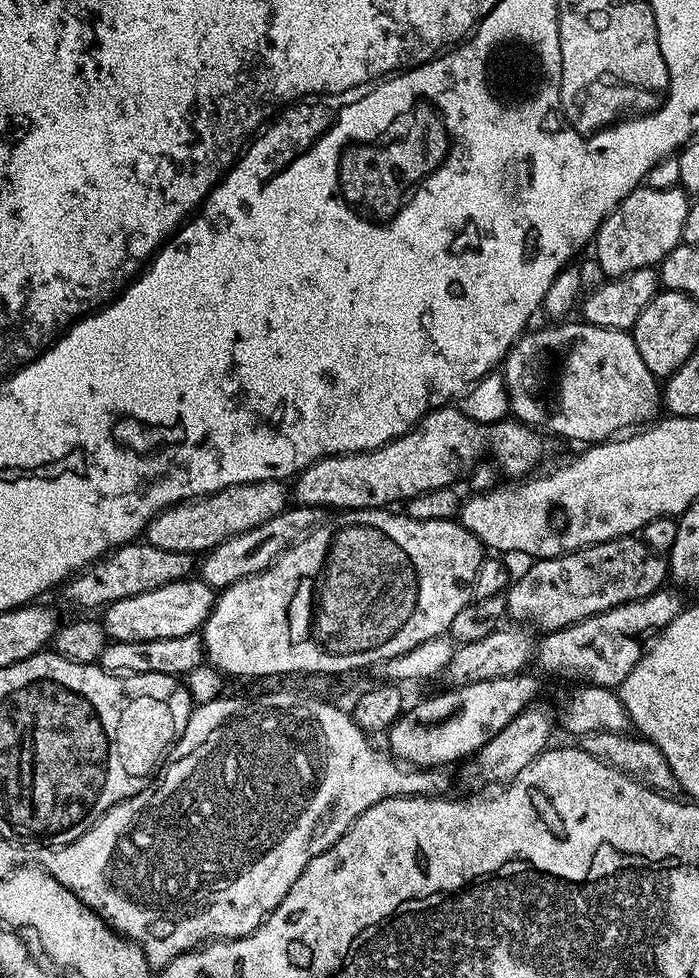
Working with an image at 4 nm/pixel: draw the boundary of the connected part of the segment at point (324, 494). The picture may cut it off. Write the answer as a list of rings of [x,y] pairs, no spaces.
[[[459,407],[436,408],[423,416],[411,432],[383,444],[381,448],[375,448],[372,452],[327,456],[305,468],[295,477],[294,500],[305,508],[321,510],[387,509],[395,505],[392,504],[395,500],[406,502],[426,490],[455,485],[455,480],[460,476],[460,464],[471,465],[484,446],[494,456],[493,461],[503,475],[522,478],[529,475],[541,460],[544,454],[543,438],[539,431],[516,420],[482,425],[469,420]]]

